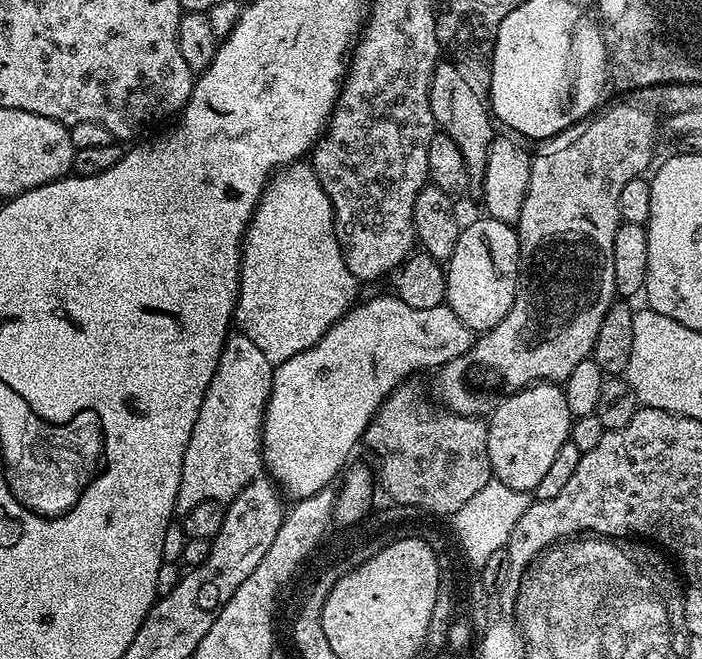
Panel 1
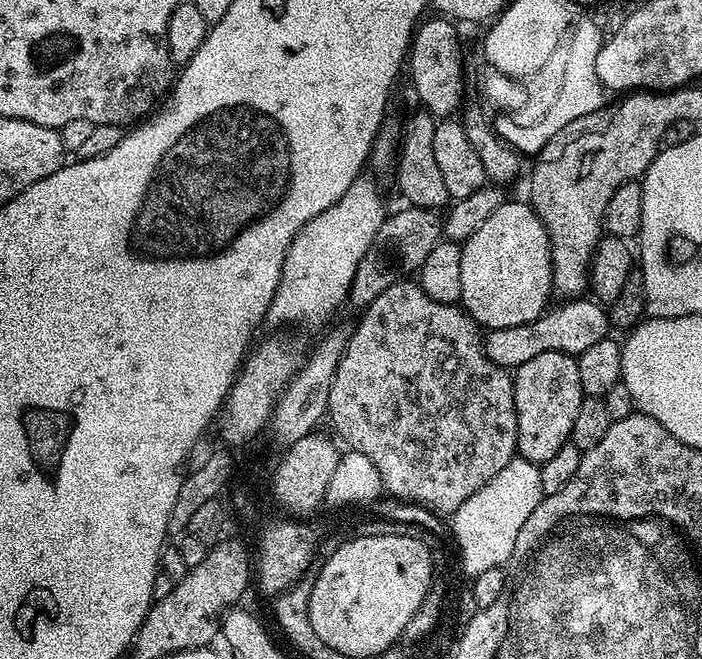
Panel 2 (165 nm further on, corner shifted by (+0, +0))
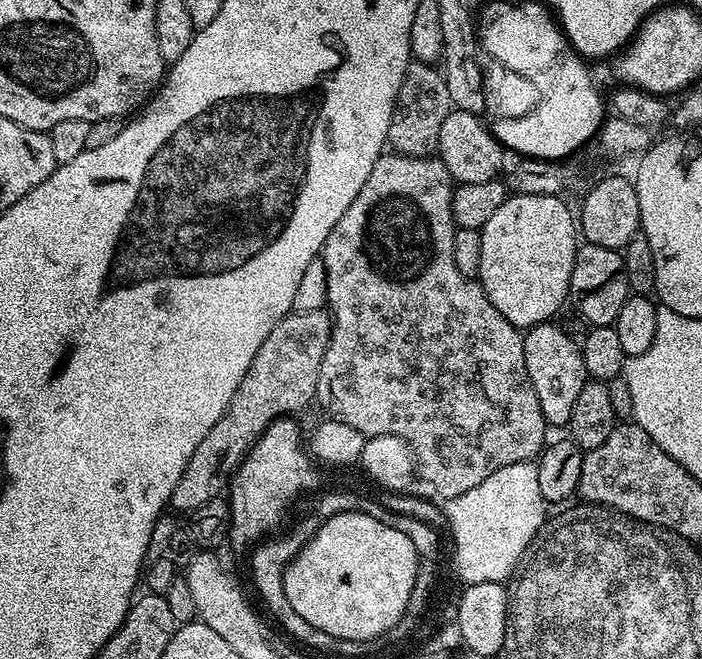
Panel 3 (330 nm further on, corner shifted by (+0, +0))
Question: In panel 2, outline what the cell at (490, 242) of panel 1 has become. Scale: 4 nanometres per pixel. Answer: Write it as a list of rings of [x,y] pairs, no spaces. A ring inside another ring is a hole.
[[[503,202],[462,244],[462,294],[460,304],[481,329],[522,326],[534,322],[549,307],[548,295],[553,295],[552,247],[546,226],[538,218],[531,203]]]

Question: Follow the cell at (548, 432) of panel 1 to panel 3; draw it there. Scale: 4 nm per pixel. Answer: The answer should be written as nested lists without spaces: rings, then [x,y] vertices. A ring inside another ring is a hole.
[[[556,322],[535,324],[524,332],[524,353],[526,370],[530,374],[534,394],[538,394],[538,406],[542,406],[544,419],[552,426],[571,425],[574,401],[578,399],[582,386],[590,379],[586,362],[582,362],[580,344],[572,341]]]

